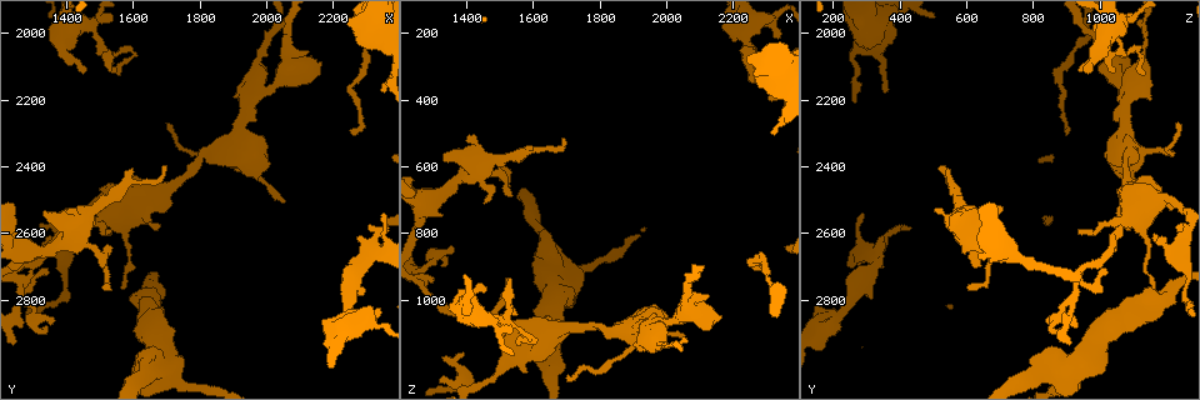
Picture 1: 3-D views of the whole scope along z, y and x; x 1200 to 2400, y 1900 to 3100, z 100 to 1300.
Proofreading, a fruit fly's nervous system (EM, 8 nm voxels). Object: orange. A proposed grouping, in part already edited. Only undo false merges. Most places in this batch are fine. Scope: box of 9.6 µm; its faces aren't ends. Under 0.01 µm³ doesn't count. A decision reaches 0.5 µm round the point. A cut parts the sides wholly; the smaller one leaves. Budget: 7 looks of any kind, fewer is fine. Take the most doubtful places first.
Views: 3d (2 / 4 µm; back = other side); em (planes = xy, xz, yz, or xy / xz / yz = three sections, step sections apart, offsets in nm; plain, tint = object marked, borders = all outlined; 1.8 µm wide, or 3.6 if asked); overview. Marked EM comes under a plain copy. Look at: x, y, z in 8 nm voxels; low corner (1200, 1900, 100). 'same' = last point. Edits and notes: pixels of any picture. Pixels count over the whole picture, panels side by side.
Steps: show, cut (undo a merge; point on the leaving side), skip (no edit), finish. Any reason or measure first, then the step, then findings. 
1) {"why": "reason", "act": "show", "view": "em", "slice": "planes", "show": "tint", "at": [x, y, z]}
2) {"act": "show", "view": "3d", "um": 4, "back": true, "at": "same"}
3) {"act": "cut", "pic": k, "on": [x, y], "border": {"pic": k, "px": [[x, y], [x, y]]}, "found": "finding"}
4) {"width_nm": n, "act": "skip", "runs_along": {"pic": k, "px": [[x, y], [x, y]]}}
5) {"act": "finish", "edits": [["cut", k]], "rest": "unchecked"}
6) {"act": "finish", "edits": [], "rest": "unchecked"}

{"why": "three arms meet", "act": "show", "view": "em", "slice": "planes", "show": "borders", "at": [2320, 2670, 330]}

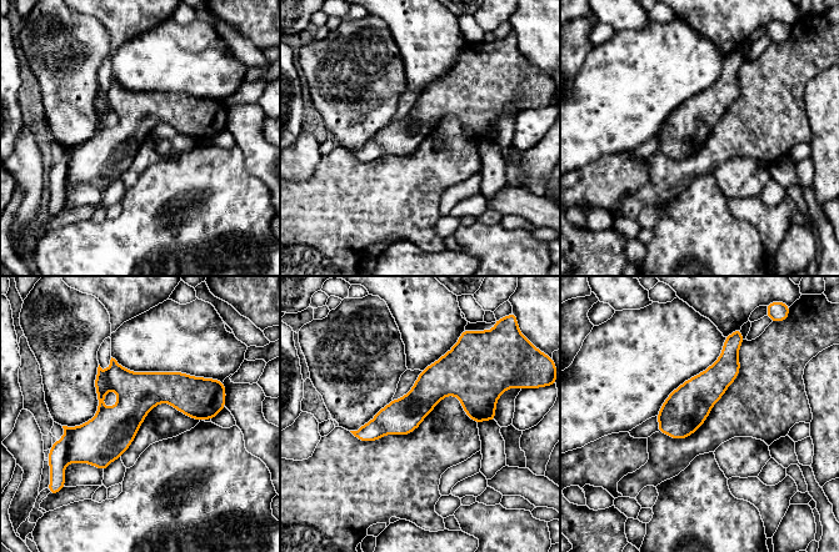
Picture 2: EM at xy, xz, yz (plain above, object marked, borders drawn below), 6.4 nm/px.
{"act": "skip", "runs_along": {"pic": 2, "px": [[215, 410], [146, 395], [109, 432], [66, 430]]}, "found": "all the same neuron"}

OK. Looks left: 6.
{"why": "calibre changes", "act": "show", "view": "3d", "um": 4, "at": [1690, 3040, 910]}

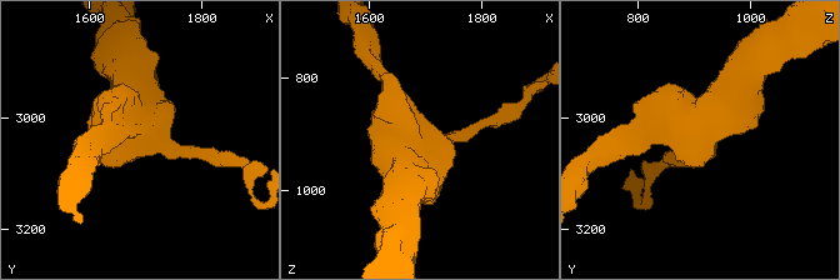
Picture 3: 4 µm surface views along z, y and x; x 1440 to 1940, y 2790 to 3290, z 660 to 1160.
{"act": "show", "view": "em", "slice": "planes", "show": "tint", "at": [1685, 3035, 915]}

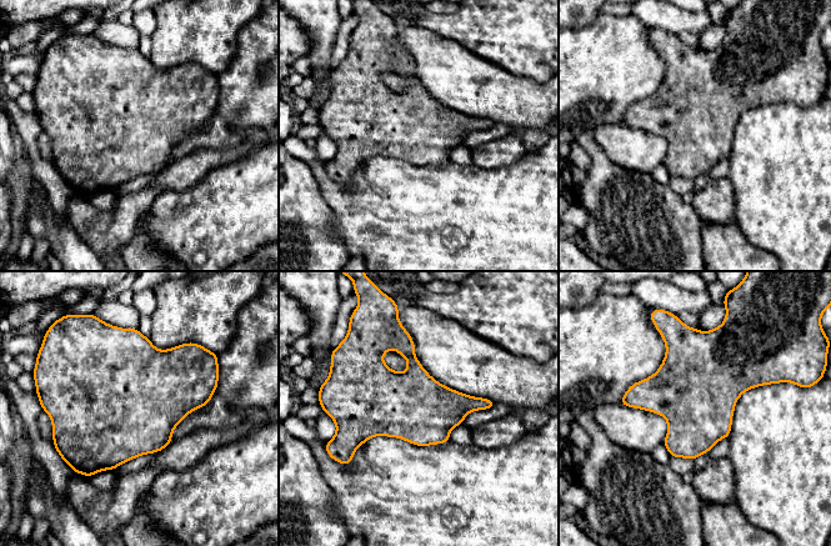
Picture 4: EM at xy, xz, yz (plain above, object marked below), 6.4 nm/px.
{"width_nm": 440, "act": "skip", "found": "continuous, no second neuron"}

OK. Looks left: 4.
{"why": "calibre changes", "act": "show", "view": "em", "um": 3.6, "slice": "xz", "step": 16, "show": "tint", "at": [1500, 2670, 620]}

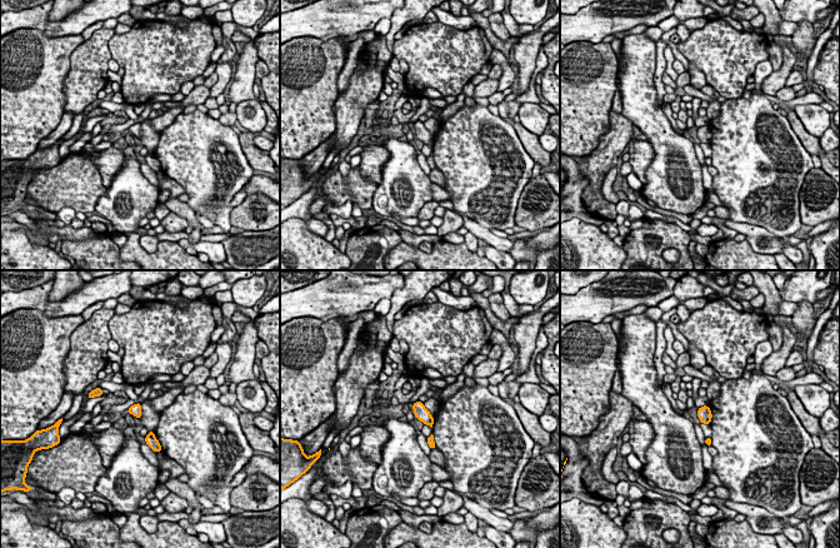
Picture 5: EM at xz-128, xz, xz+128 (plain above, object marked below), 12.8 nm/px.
{"why": "cut it another way", "act": "show", "view": "em", "um": 3.6, "slice": "planes", "show": "tint", "at": "same"}

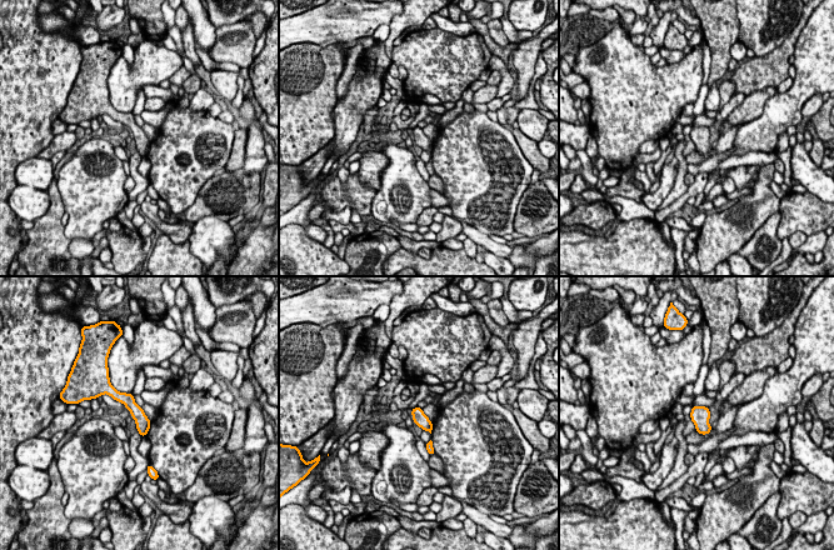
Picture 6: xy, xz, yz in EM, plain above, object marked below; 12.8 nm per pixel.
{"act": "skip", "runs_along": {"pic": 6, "px": [[113, 393], [136, 411], [143, 431]]}, "found": "one neuron here"}

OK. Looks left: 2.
{"act": "finish", "edits": [], "rest": "unchecked"}

